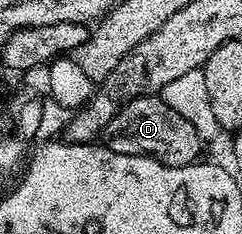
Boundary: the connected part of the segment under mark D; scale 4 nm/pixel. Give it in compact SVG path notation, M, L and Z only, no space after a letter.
M146 94L140 98L129 100L109 120L103 129L102 141L113 152L122 154L146 154L148 158L155 158L165 166L185 166L200 157L199 149L205 146L197 128L180 116L161 96Z

